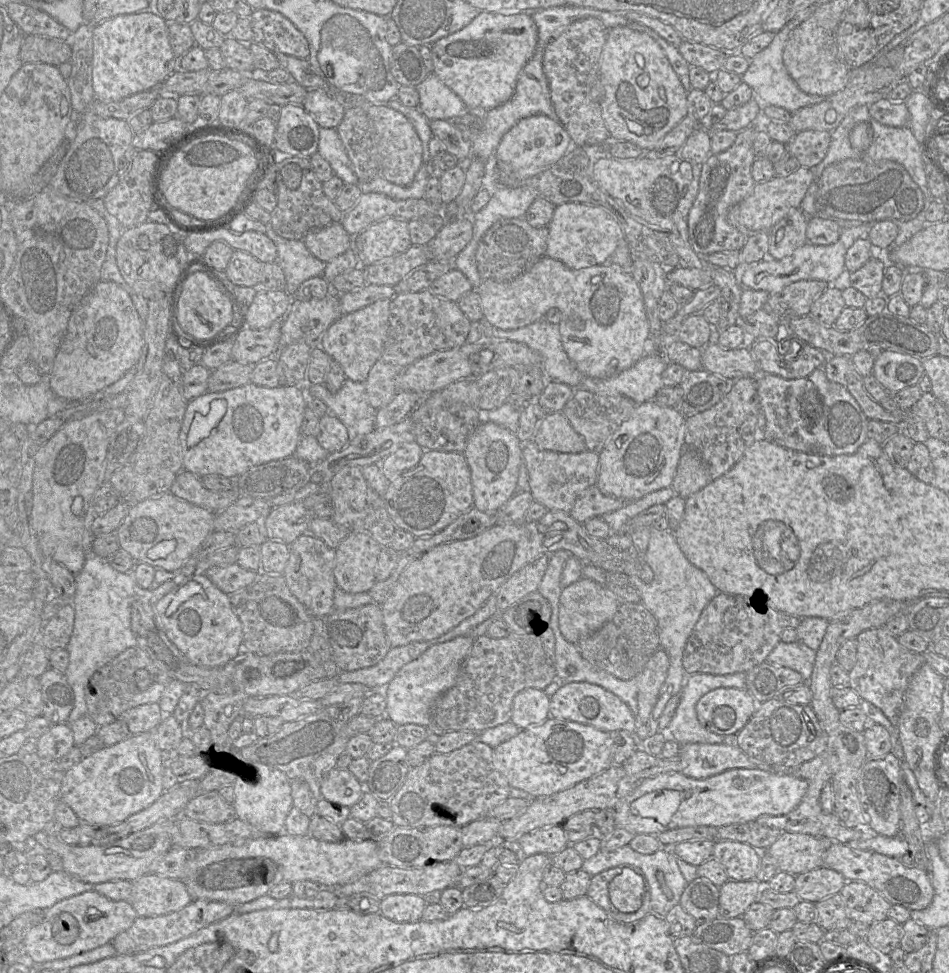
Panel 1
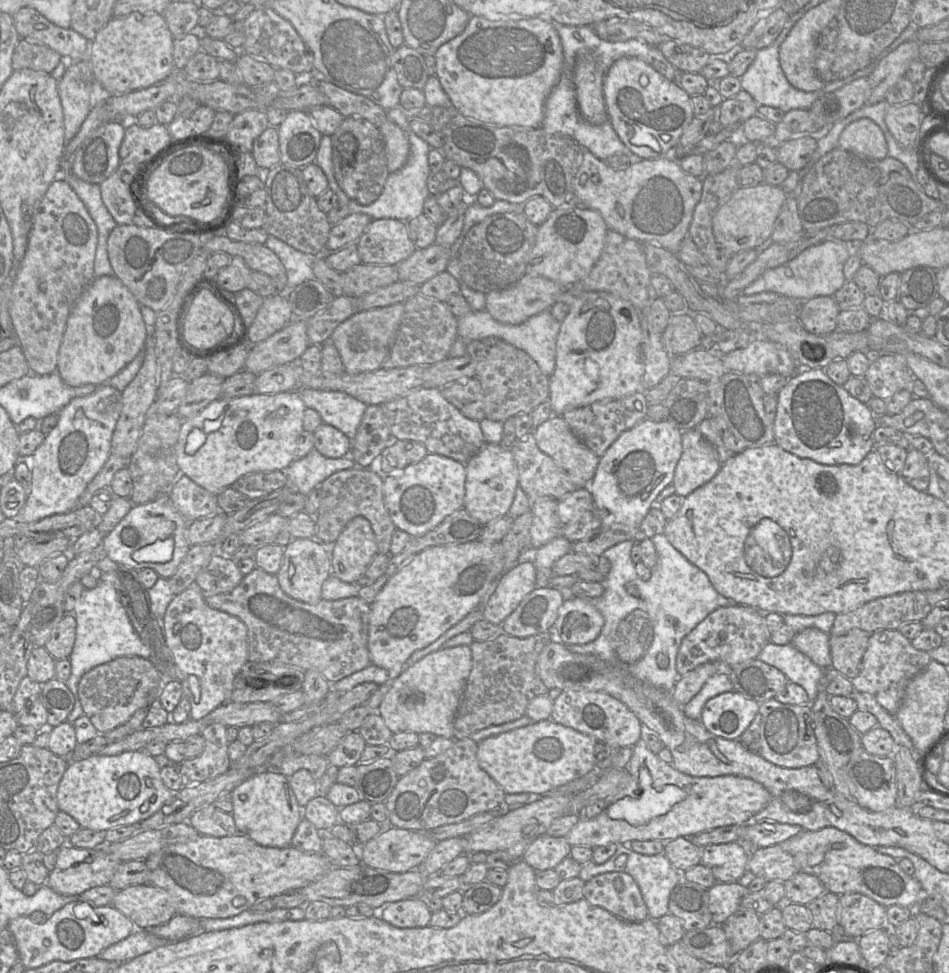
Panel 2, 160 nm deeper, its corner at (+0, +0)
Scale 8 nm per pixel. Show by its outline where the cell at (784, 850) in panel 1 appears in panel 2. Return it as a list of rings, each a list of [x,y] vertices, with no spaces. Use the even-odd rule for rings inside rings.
[[[780,844],[766,848],[755,848],[749,857],[747,872],[772,880],[787,881],[799,871],[791,854],[784,851]]]

